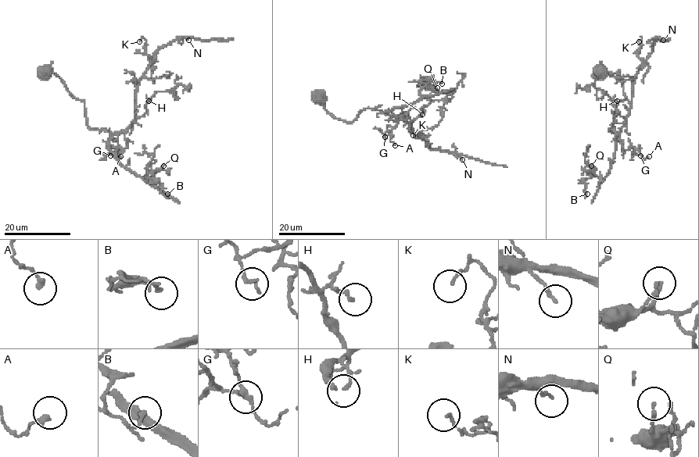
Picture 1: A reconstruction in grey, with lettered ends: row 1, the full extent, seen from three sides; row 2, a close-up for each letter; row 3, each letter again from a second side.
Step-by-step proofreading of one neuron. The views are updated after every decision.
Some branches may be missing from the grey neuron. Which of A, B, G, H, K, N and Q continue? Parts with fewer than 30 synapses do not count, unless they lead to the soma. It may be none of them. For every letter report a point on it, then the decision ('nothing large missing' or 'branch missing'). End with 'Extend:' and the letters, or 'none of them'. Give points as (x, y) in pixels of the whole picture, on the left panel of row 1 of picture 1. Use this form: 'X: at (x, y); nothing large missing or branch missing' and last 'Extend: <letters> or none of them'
A: at (120, 156); nothing large missing
B: at (167, 194); nothing large missing
G: at (110, 155); nothing large missing
H: at (148, 101); nothing large missing
K: at (139, 41); nothing large missing
N: at (188, 40); nothing large missing
Q: at (163, 166); nothing large missing
Extend: none of them

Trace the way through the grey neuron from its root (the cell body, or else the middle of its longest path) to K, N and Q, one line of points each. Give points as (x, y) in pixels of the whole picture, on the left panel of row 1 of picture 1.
K: (45, 69), (84, 102), (90, 127), (122, 133), (134, 118), (138, 81), (151, 62), (145, 41), (139, 41)
N: (45, 69), (84, 102), (90, 127), (122, 133), (134, 118), (138, 81), (155, 53), (176, 40), (188, 40)
Q: (45, 69), (84, 102), (90, 127), (109, 133), (109, 150), (125, 167), (145, 179), (163, 166)

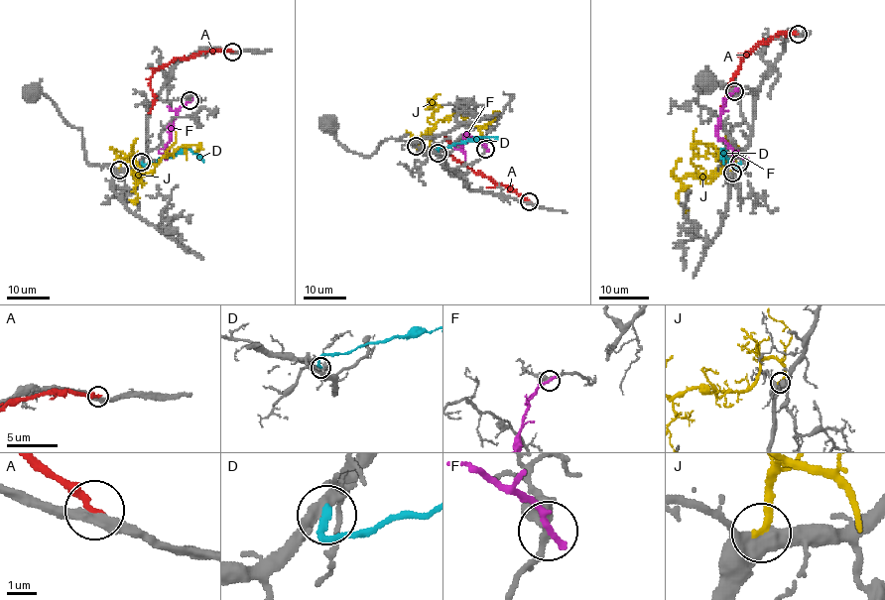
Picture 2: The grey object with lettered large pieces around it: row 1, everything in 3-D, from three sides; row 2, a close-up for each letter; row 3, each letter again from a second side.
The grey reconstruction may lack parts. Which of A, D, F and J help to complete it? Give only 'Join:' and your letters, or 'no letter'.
Join: J

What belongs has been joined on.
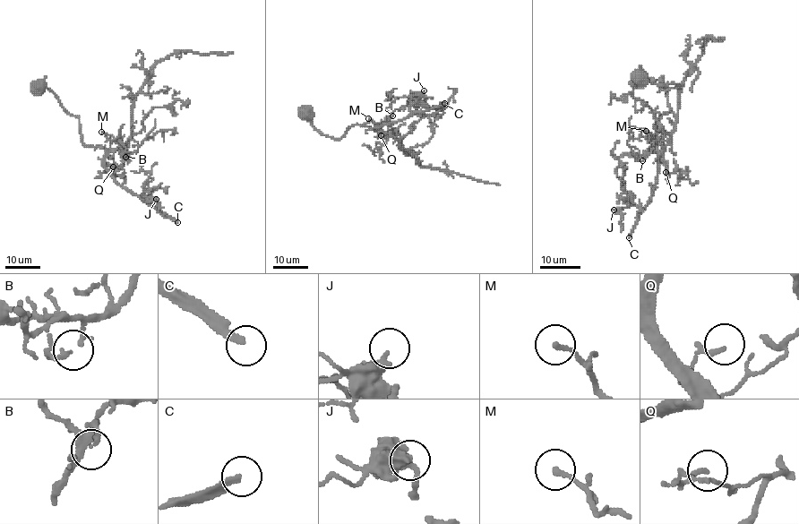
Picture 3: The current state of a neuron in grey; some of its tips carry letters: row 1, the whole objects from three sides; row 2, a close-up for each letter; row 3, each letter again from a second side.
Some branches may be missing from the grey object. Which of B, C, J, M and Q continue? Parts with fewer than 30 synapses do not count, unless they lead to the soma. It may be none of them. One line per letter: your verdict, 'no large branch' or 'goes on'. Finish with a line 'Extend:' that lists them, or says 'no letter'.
B: no large branch
C: goes on
J: goes on
M: no large branch
Q: no large branch
Extend: C, J

